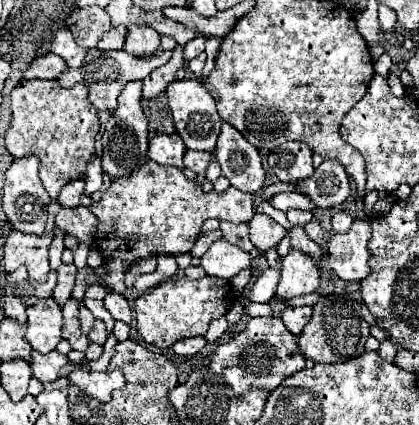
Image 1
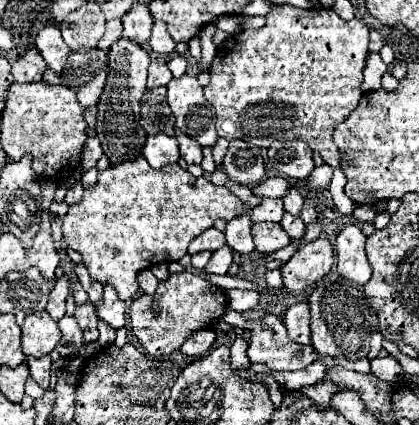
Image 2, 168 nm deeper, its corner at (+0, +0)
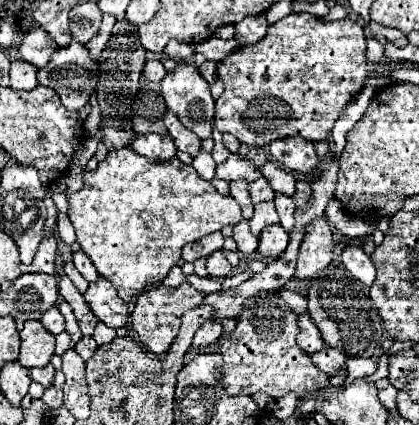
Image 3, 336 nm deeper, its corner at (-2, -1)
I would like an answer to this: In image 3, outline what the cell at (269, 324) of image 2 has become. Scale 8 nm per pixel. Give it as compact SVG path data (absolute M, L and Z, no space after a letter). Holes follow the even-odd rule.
M324 348L322 352L316 352L310 358L328 376L334 376L340 368L344 368L346 360L348 360L348 356L344 352L340 352L340 350L336 350L336 348Z

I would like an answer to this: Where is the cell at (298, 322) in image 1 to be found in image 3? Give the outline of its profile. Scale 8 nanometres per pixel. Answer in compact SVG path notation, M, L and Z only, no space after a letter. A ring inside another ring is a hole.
M300 314L298 316L298 328L300 328L300 334L298 334L298 346L308 352L308 354L316 354L320 350L326 348L324 340L322 340L322 334L320 330L316 328L316 324L312 322L310 314Z

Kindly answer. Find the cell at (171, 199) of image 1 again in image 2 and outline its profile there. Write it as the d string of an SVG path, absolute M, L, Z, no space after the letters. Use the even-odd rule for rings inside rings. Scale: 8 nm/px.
M138 157L130 163L100 171L98 183L86 189L82 201L66 213L62 235L68 247L82 255L90 277L102 285L112 285L118 291L118 297L128 301L138 291L136 275L140 271L150 269L156 263L180 261L188 253L190 241L210 229L216 219L232 221L244 213L248 213L246 205L230 189L216 187L208 179L196 179L178 163L164 169L152 169L144 157Z

